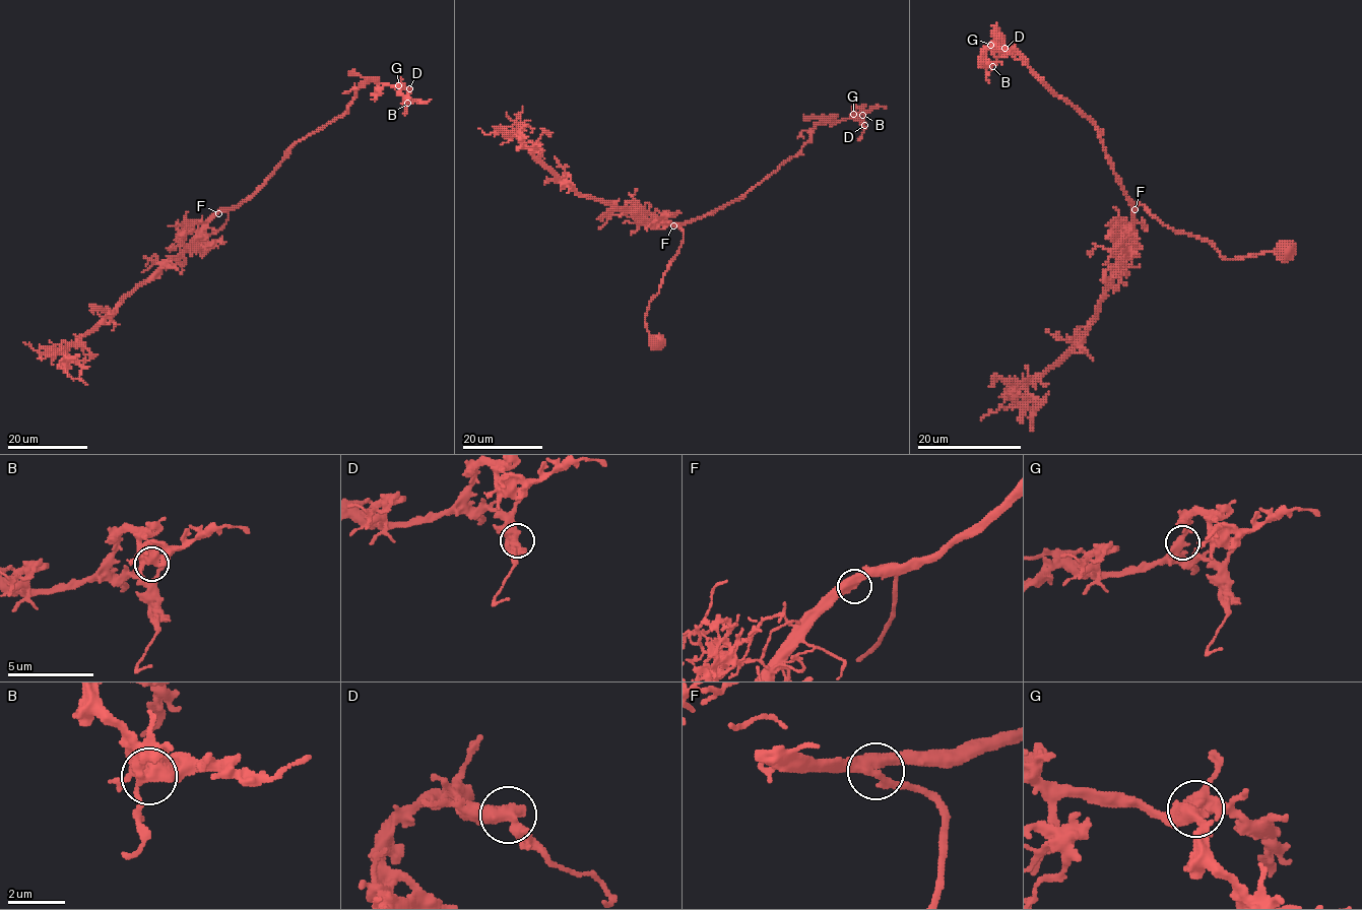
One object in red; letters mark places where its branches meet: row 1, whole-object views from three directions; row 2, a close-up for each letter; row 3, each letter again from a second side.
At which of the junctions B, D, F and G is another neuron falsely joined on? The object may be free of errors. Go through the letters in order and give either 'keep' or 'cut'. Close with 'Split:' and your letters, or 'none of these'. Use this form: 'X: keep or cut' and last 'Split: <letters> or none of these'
B: keep
D: keep
F: keep
G: keep
Split: none of these

